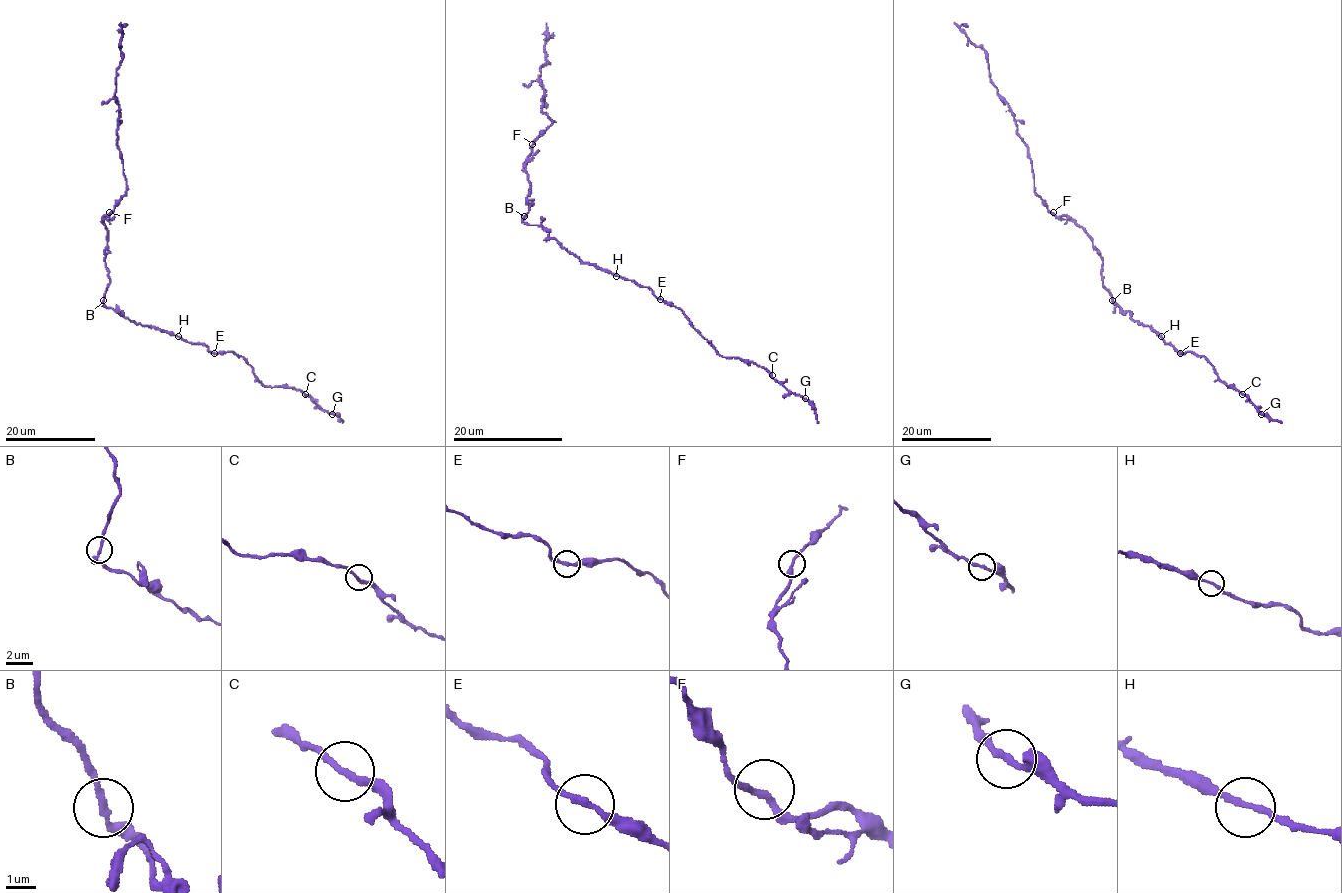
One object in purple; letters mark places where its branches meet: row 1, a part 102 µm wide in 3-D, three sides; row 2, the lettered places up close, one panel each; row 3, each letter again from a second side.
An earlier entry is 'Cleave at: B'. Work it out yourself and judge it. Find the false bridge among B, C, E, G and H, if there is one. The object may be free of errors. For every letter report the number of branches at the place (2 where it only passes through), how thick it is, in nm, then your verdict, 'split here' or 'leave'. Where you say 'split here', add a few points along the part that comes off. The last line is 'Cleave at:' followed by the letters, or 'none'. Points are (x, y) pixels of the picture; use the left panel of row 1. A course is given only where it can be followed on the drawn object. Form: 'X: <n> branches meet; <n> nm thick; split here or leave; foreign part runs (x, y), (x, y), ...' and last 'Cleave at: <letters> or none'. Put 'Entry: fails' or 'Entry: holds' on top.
Entry: fails
B: 2 branches meet; 200 nm thick; leave
C: 2 branches meet; 200 nm thick; leave
E: 2 branches meet; 220 nm thick; leave
G: 2 branches meet; 200 nm thick; leave
H: 2 branches meet; 190 nm thick; leave
Cleave at: none

